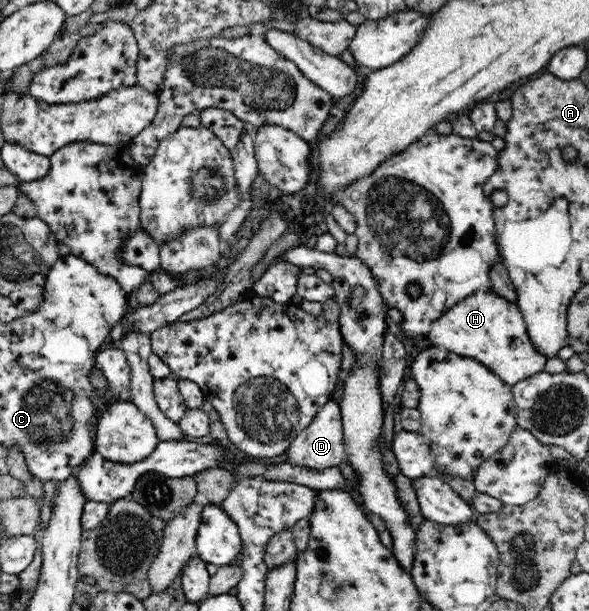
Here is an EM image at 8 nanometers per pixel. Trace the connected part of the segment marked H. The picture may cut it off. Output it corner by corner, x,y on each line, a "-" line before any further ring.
477,291
453,305
452,309
432,322
428,339
433,347
444,348
482,363
510,387
544,371
547,362
546,356
532,346
524,316
517,304
498,296
494,291

